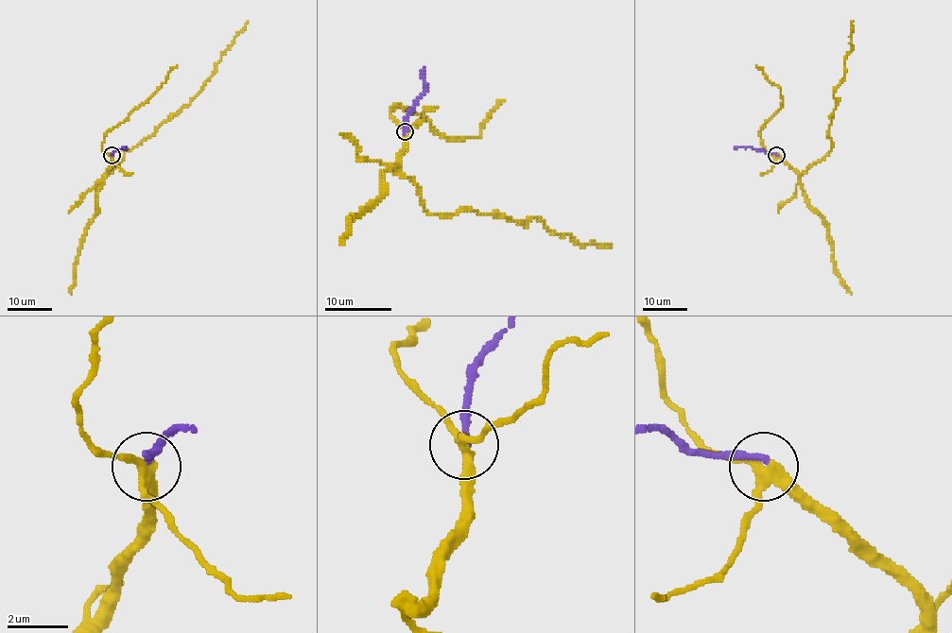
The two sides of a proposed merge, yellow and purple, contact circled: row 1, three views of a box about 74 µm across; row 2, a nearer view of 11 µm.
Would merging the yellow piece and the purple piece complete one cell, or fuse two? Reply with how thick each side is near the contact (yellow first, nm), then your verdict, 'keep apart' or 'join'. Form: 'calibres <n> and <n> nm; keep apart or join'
calibres 300 and 240 nm; keep apart

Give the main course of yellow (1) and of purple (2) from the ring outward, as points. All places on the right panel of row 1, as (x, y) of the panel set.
1: (776, 155), (802, 174), (831, 150), (834, 91), (852, 49), (852, 22)
2: (776, 155), (735, 146)

